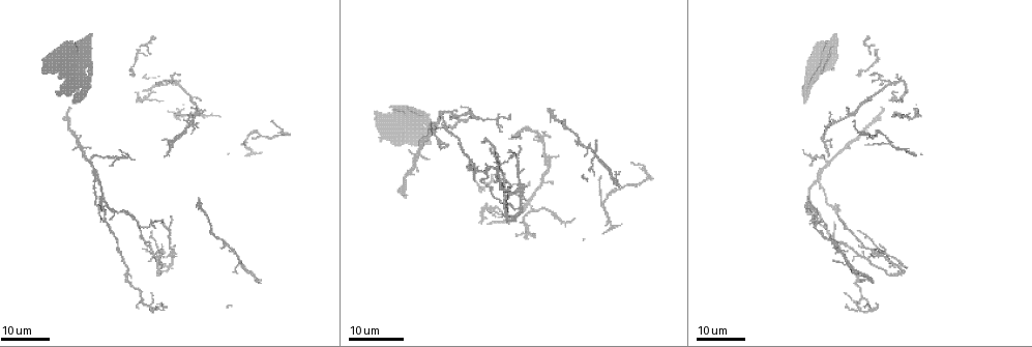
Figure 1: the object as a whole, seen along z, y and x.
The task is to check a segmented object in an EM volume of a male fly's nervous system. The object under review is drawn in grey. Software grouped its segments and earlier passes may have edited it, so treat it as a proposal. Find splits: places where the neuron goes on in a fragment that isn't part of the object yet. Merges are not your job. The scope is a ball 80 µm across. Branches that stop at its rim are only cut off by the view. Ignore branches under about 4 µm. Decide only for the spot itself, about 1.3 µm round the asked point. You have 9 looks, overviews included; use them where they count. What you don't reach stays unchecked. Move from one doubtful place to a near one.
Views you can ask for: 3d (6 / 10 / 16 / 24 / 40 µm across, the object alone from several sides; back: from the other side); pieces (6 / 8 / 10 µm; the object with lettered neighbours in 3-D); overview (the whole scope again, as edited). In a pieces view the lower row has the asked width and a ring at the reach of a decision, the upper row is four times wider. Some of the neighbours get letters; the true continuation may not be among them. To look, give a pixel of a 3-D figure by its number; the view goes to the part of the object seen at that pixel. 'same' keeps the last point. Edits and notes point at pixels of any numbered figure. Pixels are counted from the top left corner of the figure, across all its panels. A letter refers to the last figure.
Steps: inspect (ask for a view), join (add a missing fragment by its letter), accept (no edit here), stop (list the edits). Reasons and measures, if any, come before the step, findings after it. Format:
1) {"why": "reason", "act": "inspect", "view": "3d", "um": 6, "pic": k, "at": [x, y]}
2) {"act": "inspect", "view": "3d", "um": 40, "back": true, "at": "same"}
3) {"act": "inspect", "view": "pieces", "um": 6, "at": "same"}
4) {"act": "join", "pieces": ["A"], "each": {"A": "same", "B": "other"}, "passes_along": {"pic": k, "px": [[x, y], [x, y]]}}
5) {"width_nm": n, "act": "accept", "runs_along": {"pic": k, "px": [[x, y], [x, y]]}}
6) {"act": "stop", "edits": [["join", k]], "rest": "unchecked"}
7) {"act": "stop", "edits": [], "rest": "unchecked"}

{"why": "an open end", "act": "inspect", "view": "3d", "um": 16, "pic": 1, "at": [511, 188]}

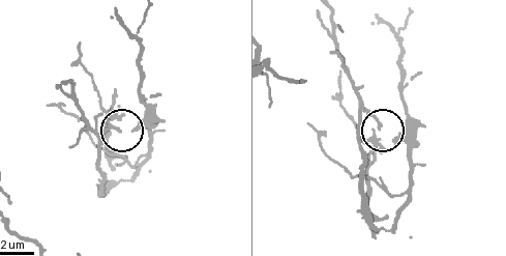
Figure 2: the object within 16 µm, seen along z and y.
{"act": "inspect", "view": "pieces", "um": 6, "pic": 2, "at": [382, 128]}

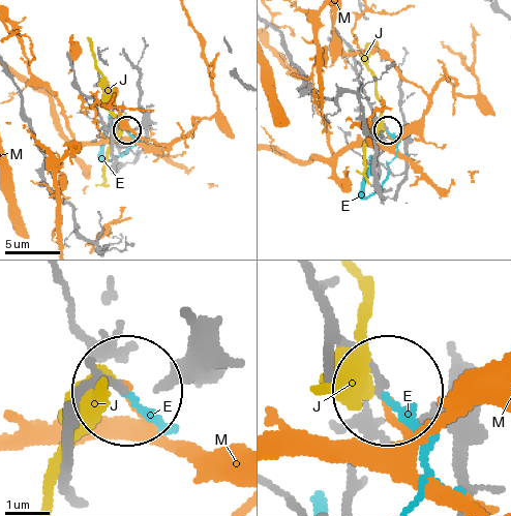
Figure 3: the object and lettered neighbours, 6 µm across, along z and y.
{"act": "accept", "each": {"E": "other", "J": "other", "M": "other"}, "found": "no lettered fragment goes on from it"}

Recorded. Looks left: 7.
{"why": "branch stops here", "act": "inspect", "view": "3d", "um": 16, "pic": 1, "at": [508, 152]}

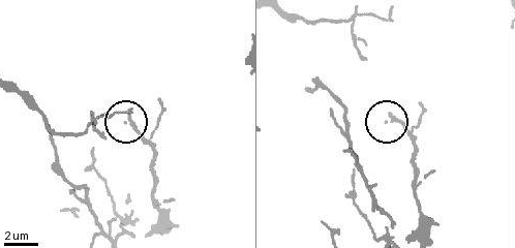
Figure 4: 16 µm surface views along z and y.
{"act": "inspect", "view": "pieces", "um": 8, "pic": 4, "at": [390, 115]}

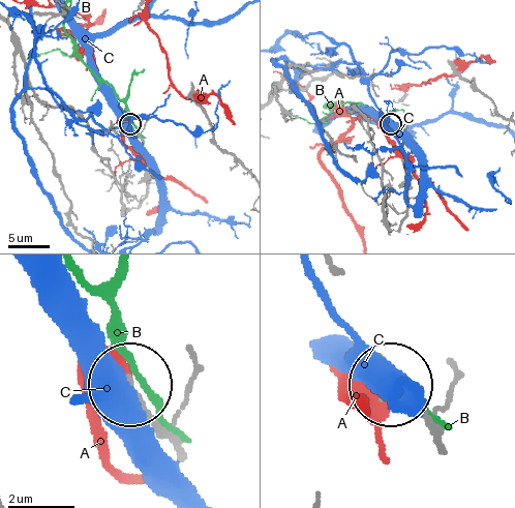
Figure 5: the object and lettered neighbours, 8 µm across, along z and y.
{"act": "accept", "each": {"A": "other", "B": "other", "C": "other"}, "found": "none of them fits"}

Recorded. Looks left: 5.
{"why": "an open end", "act": "inspect", "view": "3d", "um": 24, "pic": 1, "at": [480, 141]}

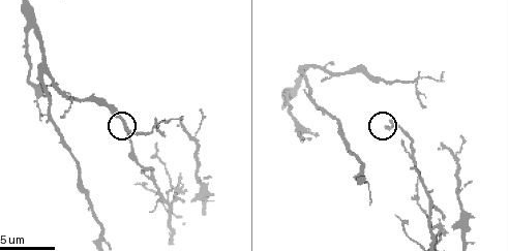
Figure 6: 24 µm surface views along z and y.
{"why": "what lies round it", "act": "inspect", "view": "pieces", "um": 8, "pic": 6, "at": [386, 127]}

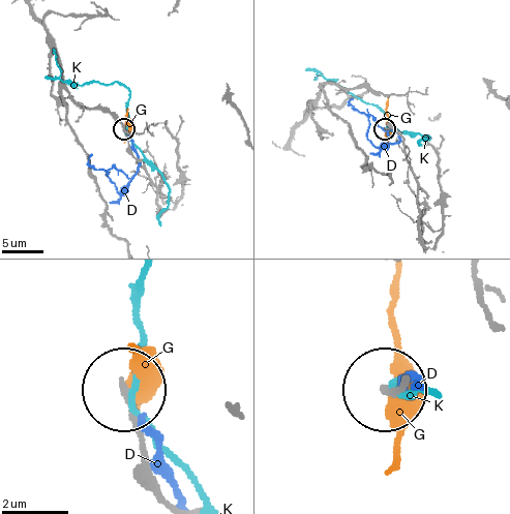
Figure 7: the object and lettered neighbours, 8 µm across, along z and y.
{"width_nm": 190, "act": "accept", "each": {"D": "other", "G": "other", "K": "other"}, "found": "no lettered fragment goes on from it"}

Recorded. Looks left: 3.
{"why": "free end", "act": "inspect", "view": "3d", "um": 16, "pic": 1, "at": [133, 73]}

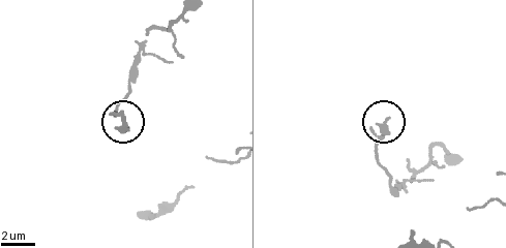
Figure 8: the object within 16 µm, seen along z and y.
{"act": "inspect", "view": "pieces", "um": 8, "pic": 8, "at": [386, 121]}

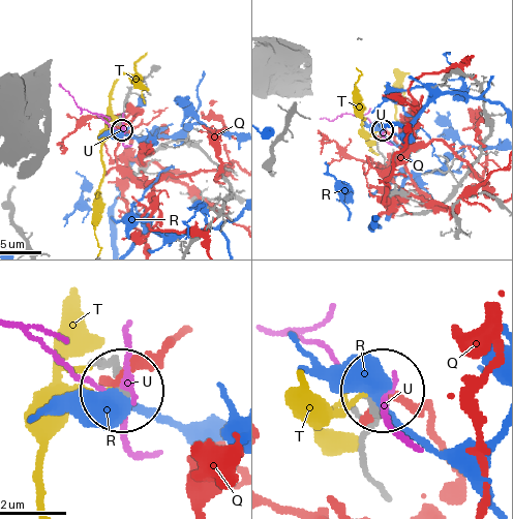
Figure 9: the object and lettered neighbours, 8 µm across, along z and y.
{"act": "accept", "each": {"Q": "other", "R": "other", "T": "other", "U": "other"}, "found": "none of them fits"}

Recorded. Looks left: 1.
{"act": "stop", "edits": [], "rest": "unchecked"}

